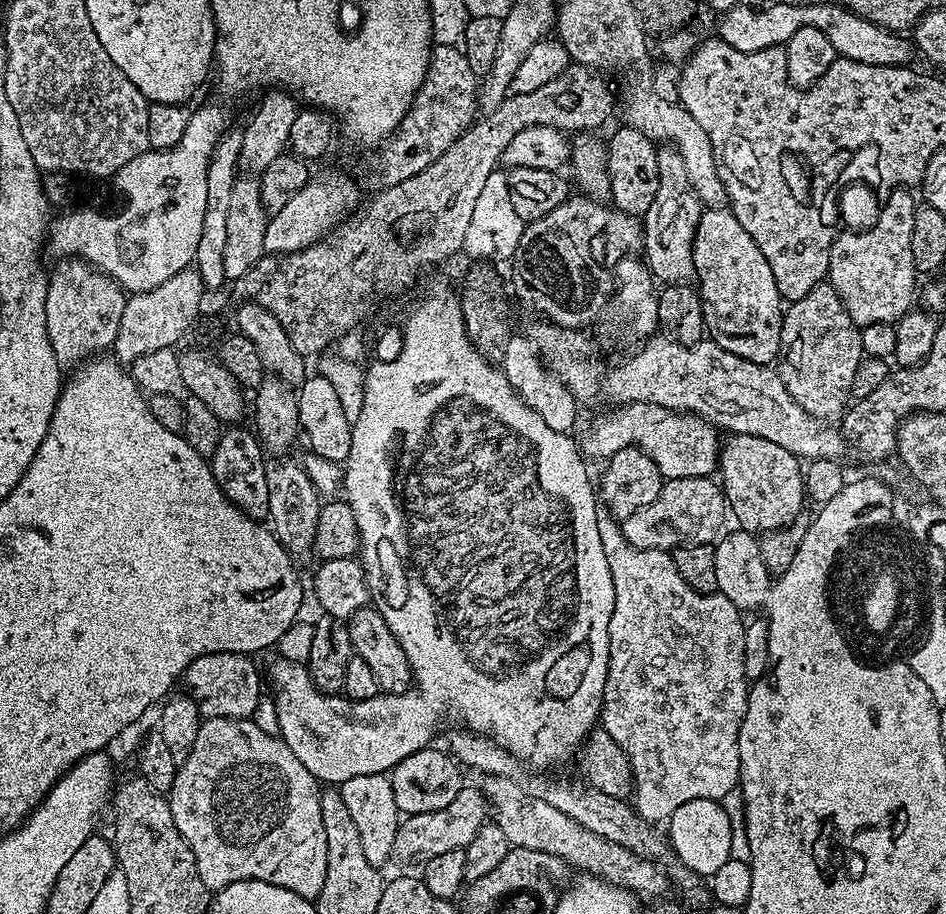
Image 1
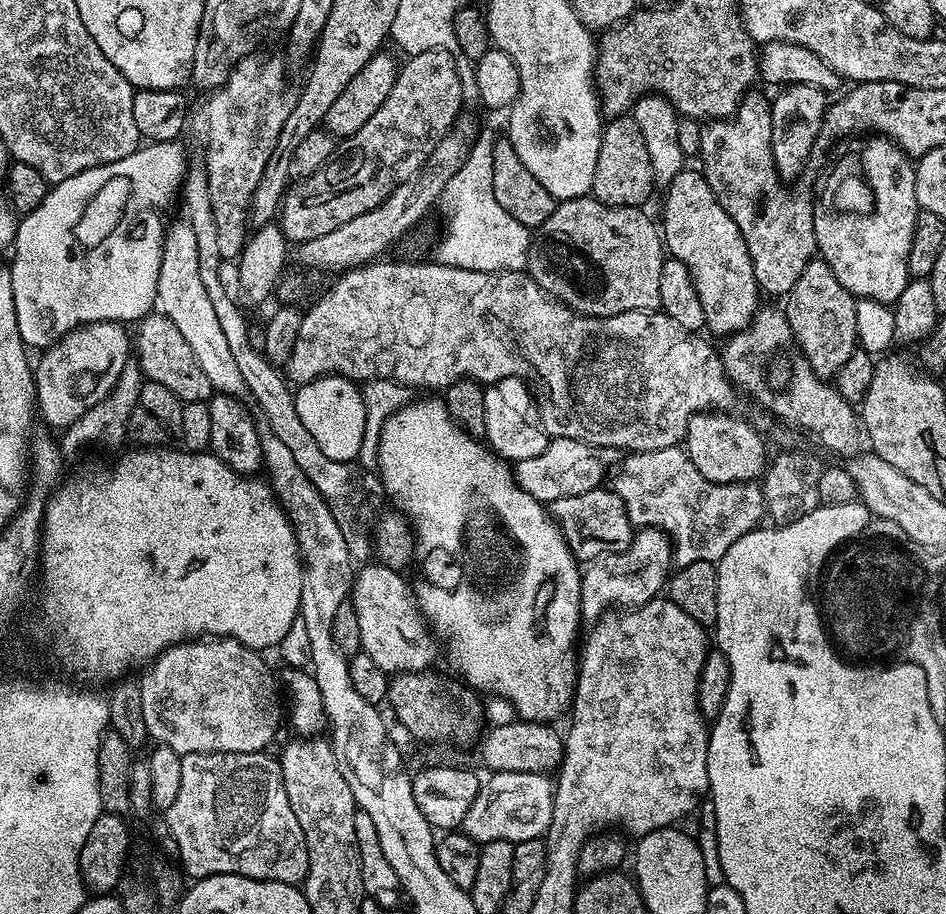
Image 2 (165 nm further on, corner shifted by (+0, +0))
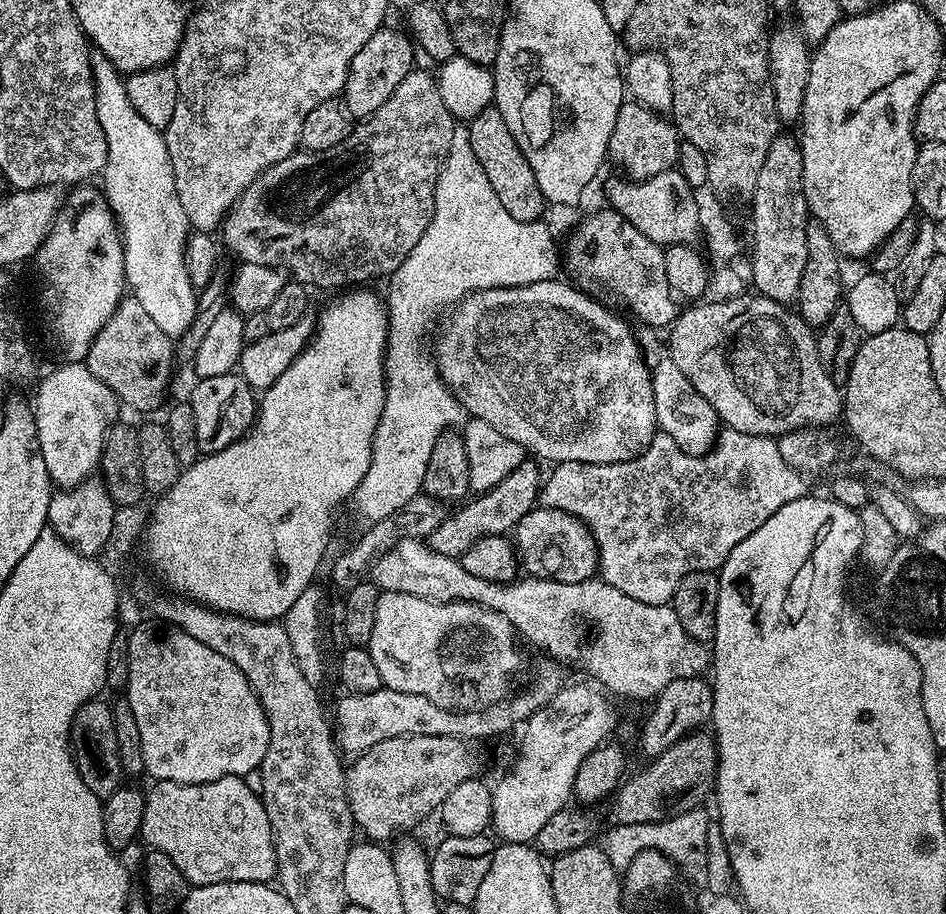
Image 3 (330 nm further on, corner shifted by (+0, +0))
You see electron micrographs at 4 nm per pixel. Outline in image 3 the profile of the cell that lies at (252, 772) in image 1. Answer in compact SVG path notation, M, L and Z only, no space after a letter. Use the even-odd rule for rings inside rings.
M227 776L205 784L179 784L173 780L157 780L151 786L153 788L147 789L144 798L144 817L140 823L139 839L145 840L151 851L166 854L166 858L170 858L170 862L174 862L174 866L178 866L178 870L182 870L182 874L187 878L189 885L199 886L201 884L217 884L218 882L258 882L259 884L266 884L276 876L276 842L272 837L270 818L266 814L266 806L260 793L250 790L245 777Z

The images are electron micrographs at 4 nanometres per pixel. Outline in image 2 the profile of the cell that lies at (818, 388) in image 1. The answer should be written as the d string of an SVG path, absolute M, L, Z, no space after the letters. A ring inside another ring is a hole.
M819 258L811 260L806 270L802 270L802 278L798 278L788 291L788 305L783 305L782 311L790 322L796 345L802 350L806 362L810 362L814 374L821 378L835 377L842 362L857 351L856 302L857 297L844 289L842 282L834 278L834 270L830 270L827 262Z

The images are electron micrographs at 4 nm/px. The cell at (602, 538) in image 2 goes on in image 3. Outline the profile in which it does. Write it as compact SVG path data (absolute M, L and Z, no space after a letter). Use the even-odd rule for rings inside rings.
M537 506L519 520L514 529L514 547L518 564L529 577L554 582L582 582L598 572L596 539L578 518L557 508Z

